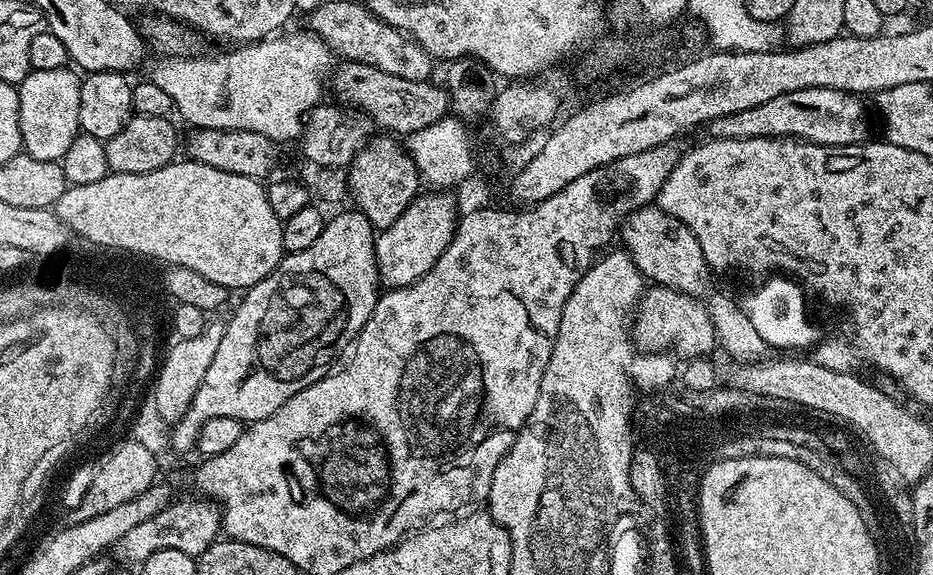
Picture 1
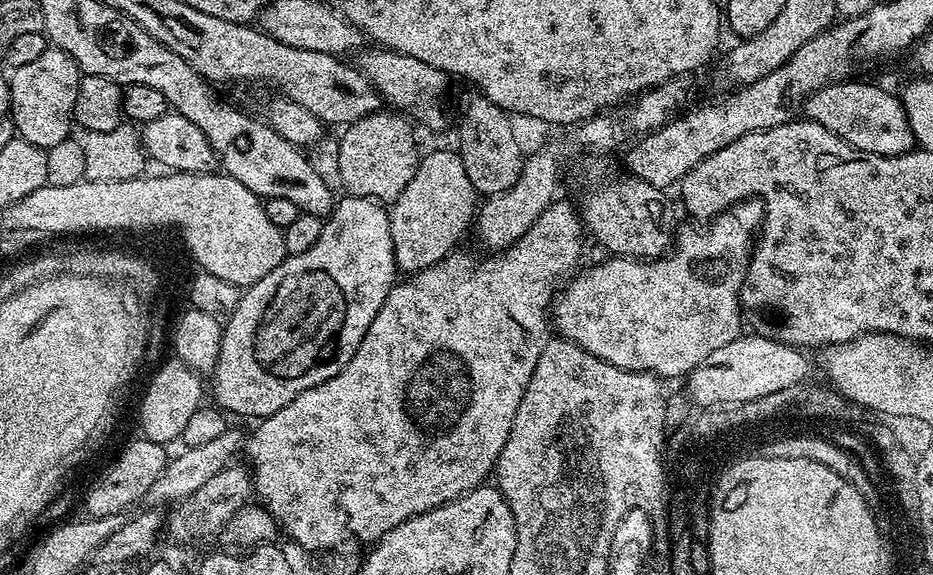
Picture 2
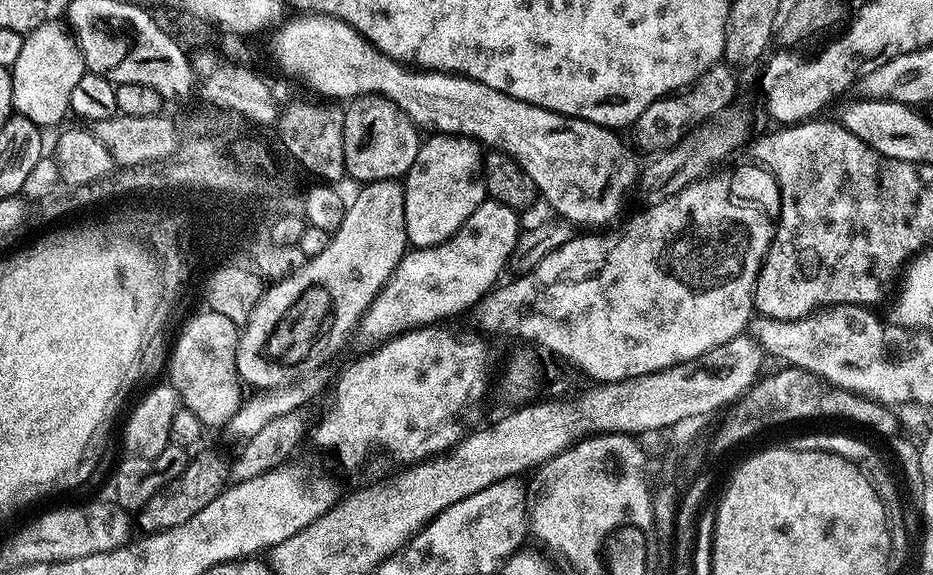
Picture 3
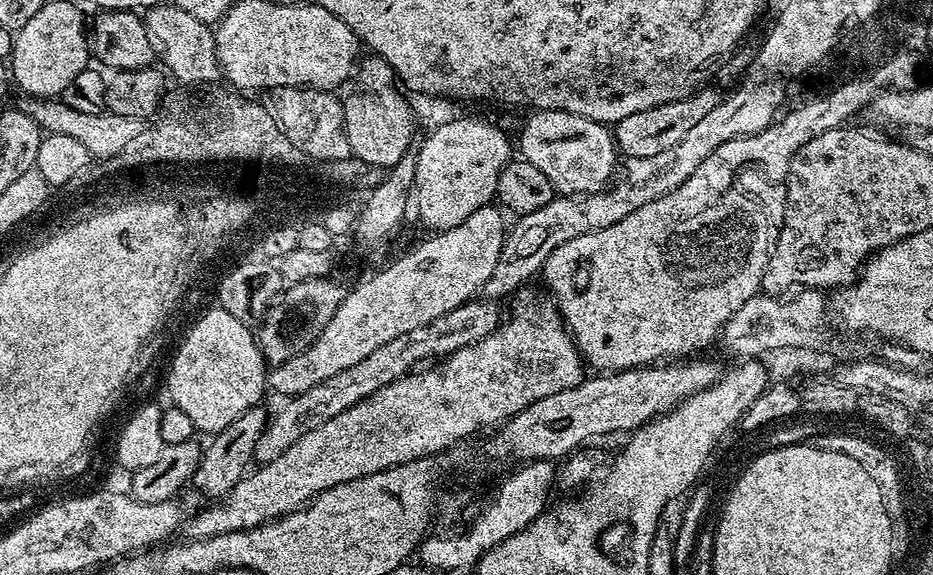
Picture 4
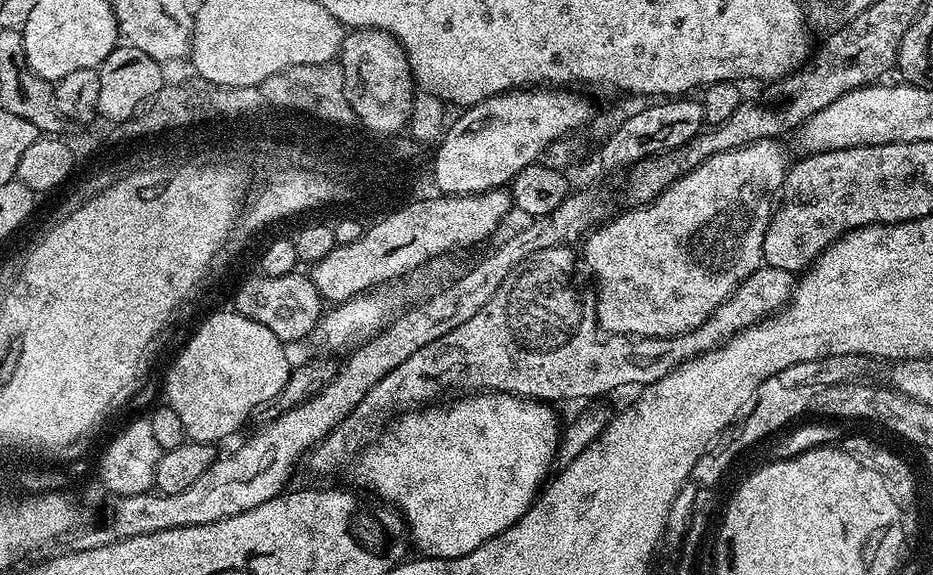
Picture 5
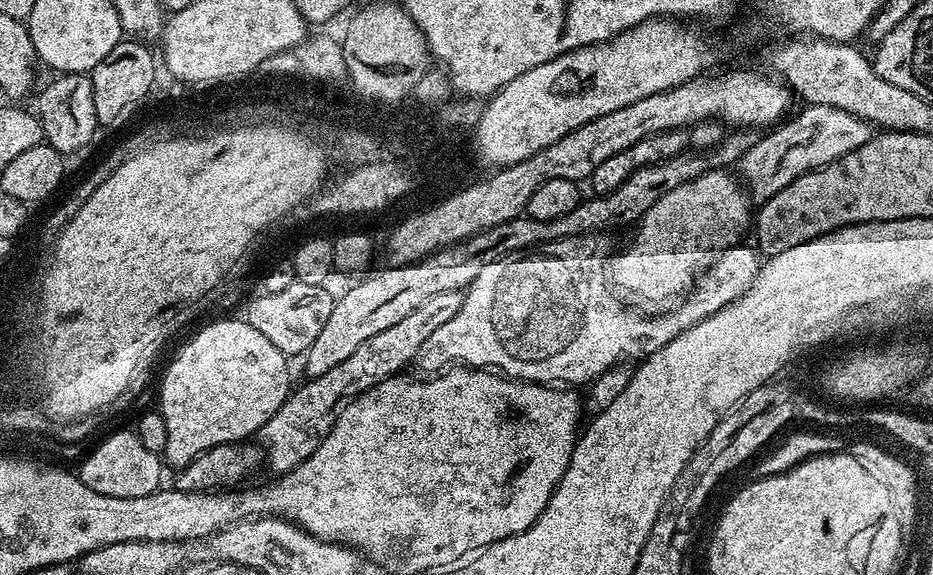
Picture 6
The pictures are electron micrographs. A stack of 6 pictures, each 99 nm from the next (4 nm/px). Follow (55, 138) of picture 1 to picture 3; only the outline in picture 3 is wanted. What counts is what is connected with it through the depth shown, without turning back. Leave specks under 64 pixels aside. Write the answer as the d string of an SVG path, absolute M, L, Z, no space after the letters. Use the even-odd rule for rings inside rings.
M49 22L27 33L18 62L14 62L10 70L15 115L25 116L44 130L48 130L51 124L65 123L64 115L67 117L70 112L70 94L74 94L78 78L82 78L86 71L76 37L63 23L60 24Z

